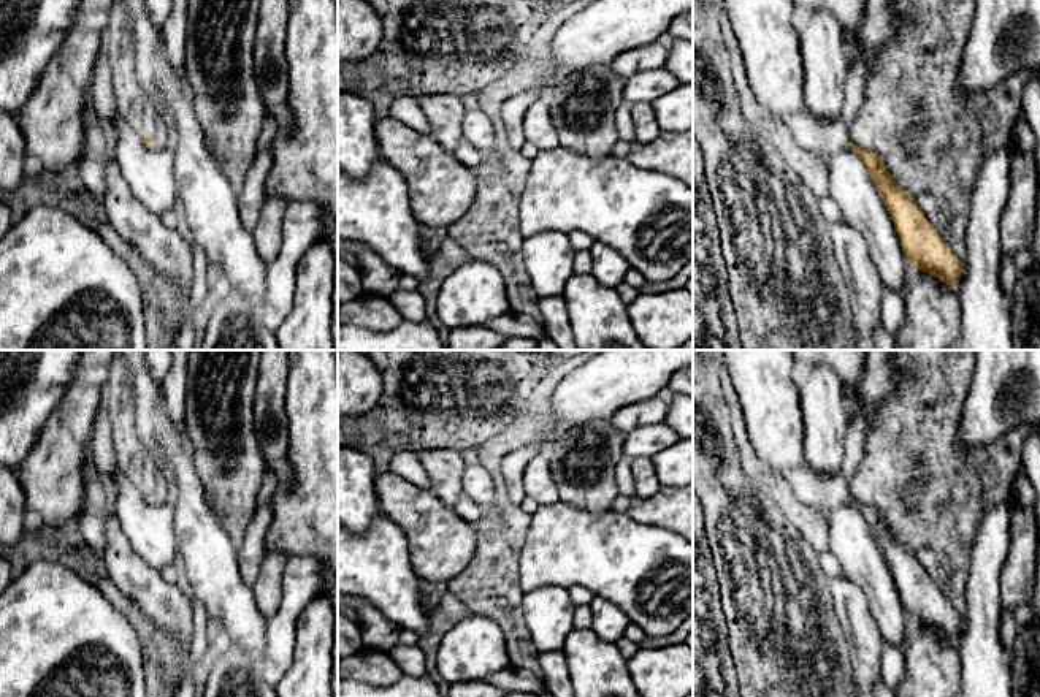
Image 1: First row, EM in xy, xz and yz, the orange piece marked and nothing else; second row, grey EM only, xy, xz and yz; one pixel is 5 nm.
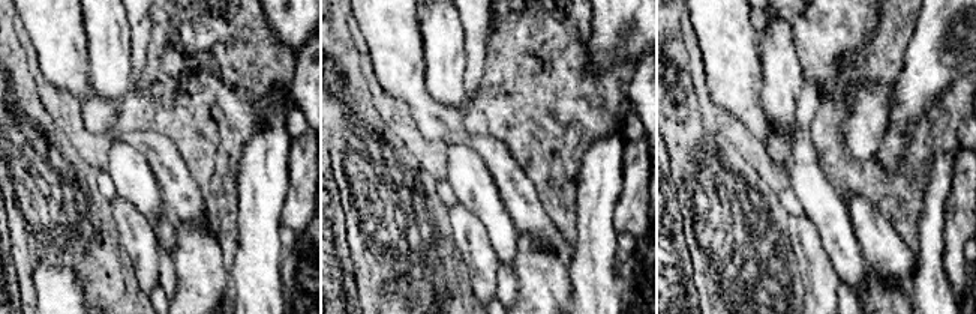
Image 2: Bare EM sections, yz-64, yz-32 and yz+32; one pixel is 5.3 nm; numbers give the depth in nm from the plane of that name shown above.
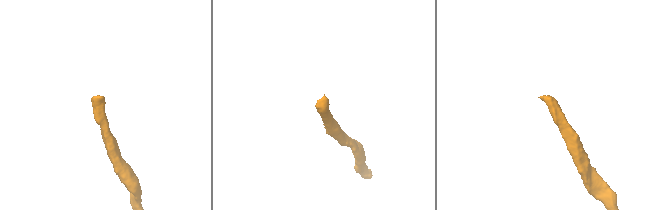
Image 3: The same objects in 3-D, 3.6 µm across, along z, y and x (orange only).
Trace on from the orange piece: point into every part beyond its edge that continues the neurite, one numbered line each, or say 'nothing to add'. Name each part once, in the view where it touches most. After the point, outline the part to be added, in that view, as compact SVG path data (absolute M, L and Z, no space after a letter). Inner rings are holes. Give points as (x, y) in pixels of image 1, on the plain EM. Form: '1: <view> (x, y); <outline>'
1: xy (160, 493); M157 475L157 488L154 491L154 496L155 496L155 505L165 504L168 496L168 485L162 475Z

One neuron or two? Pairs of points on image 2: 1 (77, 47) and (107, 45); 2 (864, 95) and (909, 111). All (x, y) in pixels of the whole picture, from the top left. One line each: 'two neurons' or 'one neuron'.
1: two neurons
2: two neurons

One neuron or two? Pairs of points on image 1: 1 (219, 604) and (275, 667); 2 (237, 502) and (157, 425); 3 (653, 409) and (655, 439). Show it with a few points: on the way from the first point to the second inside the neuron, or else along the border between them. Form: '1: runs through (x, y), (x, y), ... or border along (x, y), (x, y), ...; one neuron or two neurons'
1: border along (267, 618), (267, 648), (260, 666); two neurons
2: border along (184, 426), (194, 469), (205, 493); two neurons
3: border along (663, 422), (644, 423), (627, 434); two neurons

